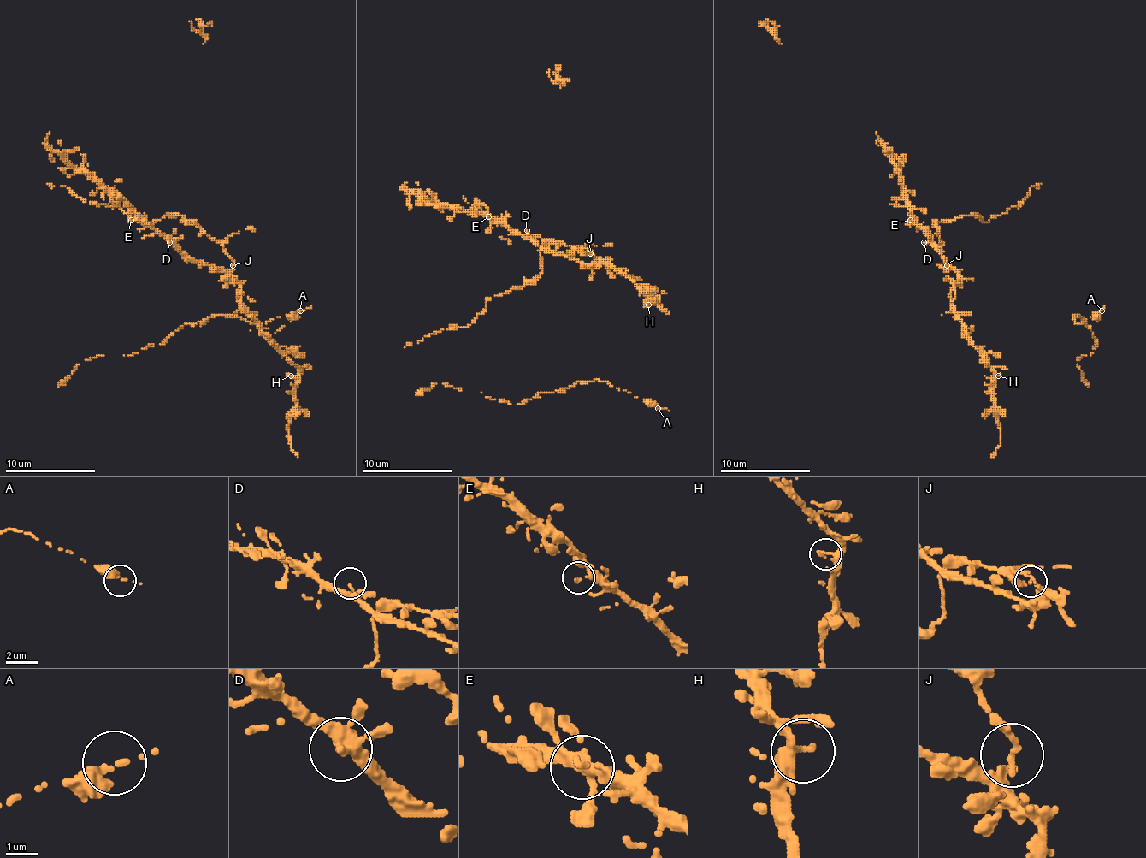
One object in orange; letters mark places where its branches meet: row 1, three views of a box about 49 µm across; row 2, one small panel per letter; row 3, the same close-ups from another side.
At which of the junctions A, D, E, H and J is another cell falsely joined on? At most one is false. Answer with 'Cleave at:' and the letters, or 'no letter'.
Cleave at: J

